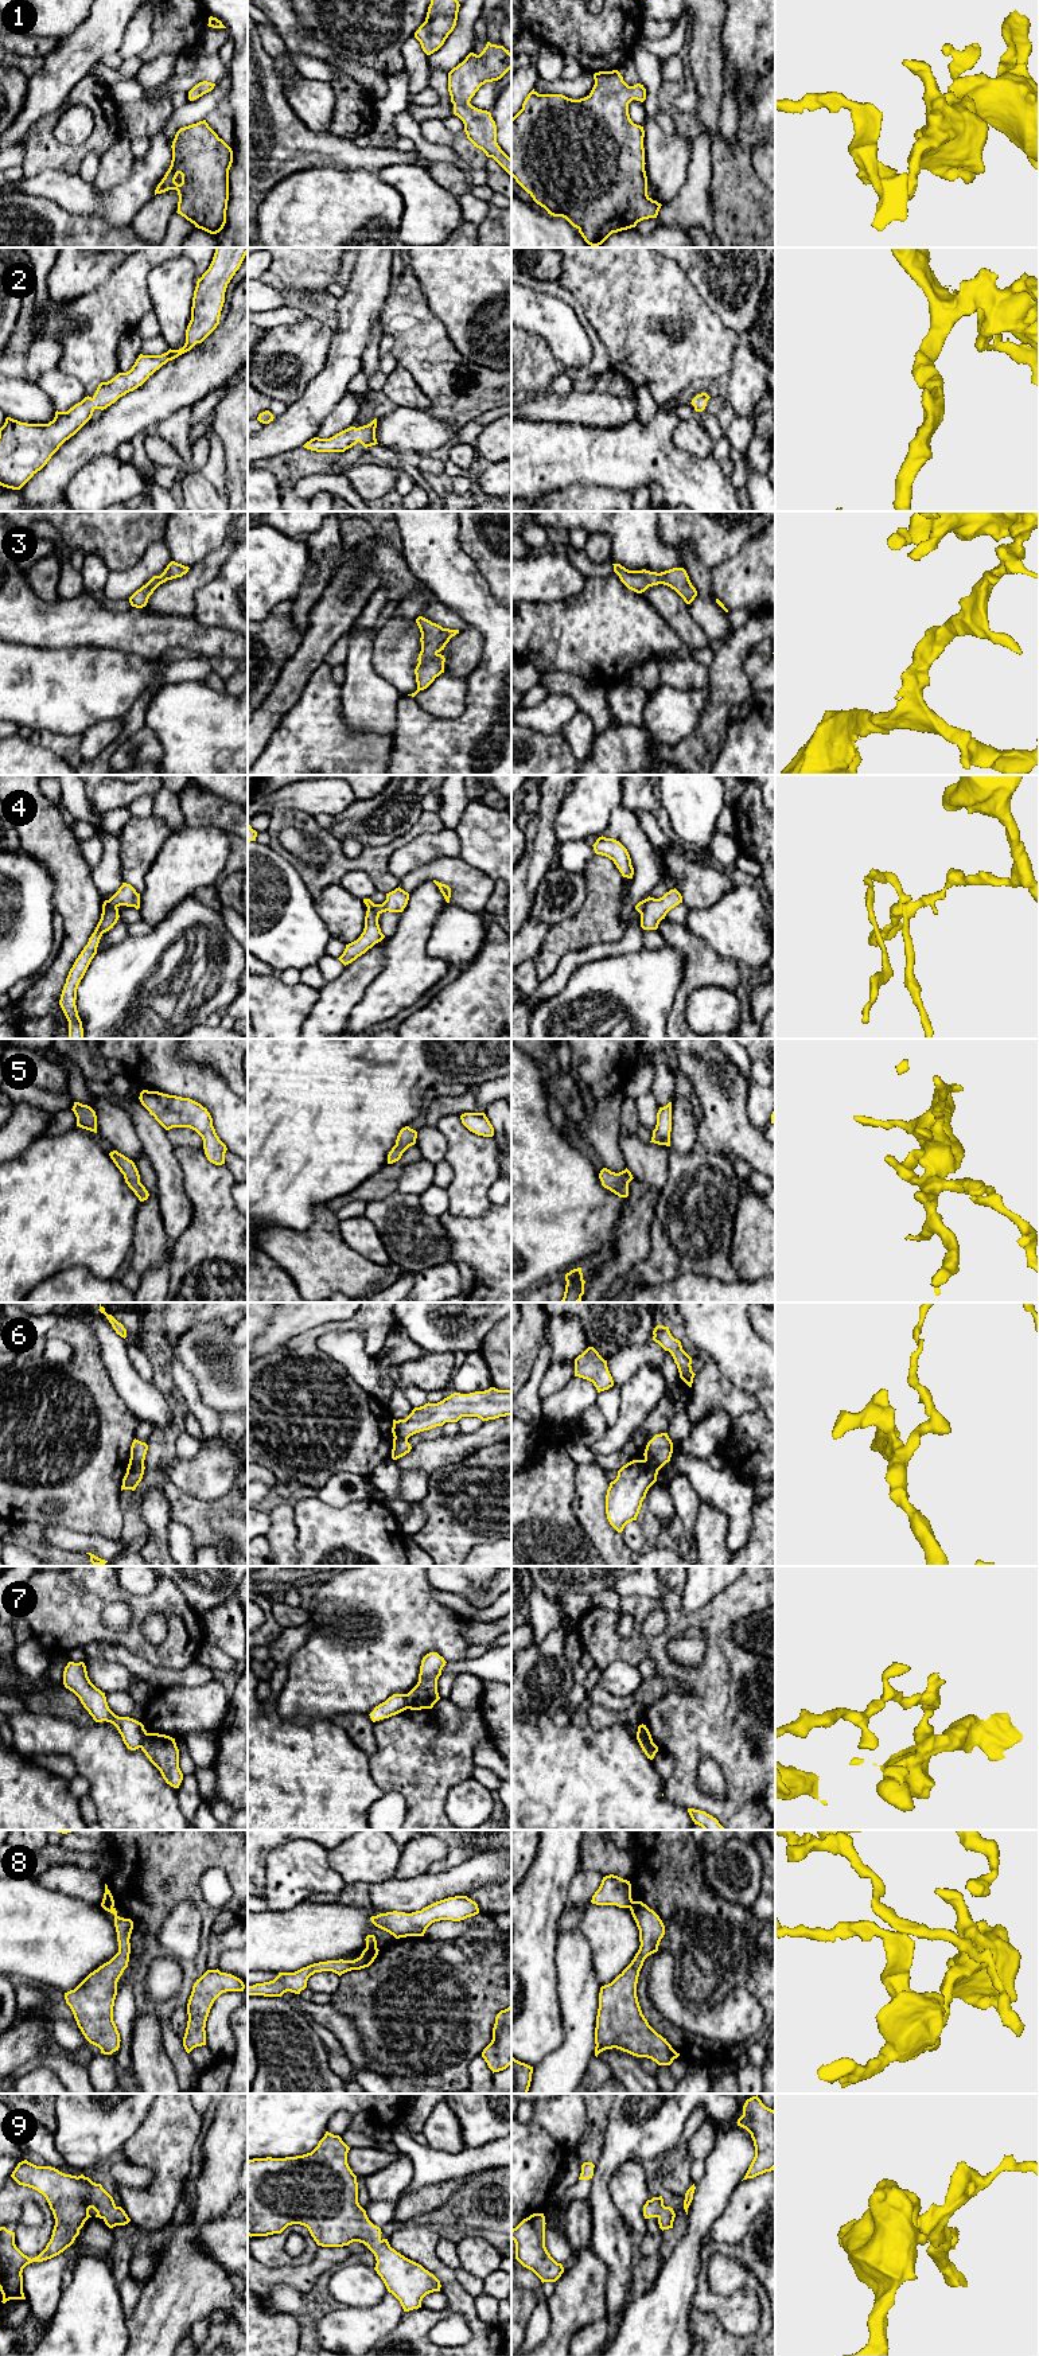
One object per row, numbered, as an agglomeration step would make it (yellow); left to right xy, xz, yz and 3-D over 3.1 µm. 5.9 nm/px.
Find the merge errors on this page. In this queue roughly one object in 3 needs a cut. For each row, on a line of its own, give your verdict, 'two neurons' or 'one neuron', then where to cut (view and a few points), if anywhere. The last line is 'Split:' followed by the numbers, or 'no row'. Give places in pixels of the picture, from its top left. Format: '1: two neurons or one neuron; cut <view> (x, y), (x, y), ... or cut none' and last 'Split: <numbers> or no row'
1: one neuron; cut none
2: one neuron; cut none
3: one neuron; cut none
4: two neurons; cut xz (368, 907), (380, 912)
5: one neuron; cut none
6: two neurons; cut xy (129, 1461), (143, 1463)
7: two neurons; cut xy (147, 1733), (140, 1747)
8: two neurons; cut xz (365, 1948), (377, 1950)
9: one neuron; cut none
Split: 4, 6, 7, 8

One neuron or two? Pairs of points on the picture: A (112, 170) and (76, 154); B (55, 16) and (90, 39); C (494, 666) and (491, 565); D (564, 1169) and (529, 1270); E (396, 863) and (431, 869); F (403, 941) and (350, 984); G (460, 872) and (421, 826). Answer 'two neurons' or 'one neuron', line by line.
A: two neurons
B: two neurons
C: two neurons
D: one neuron
E: two neurons
F: two neurons
G: two neurons

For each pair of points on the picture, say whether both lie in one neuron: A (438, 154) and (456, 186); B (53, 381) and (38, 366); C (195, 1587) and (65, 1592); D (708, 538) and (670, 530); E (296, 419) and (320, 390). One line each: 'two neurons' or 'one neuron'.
A: two neurons
B: two neurons
C: two neurons
D: one neuron
E: one neuron

